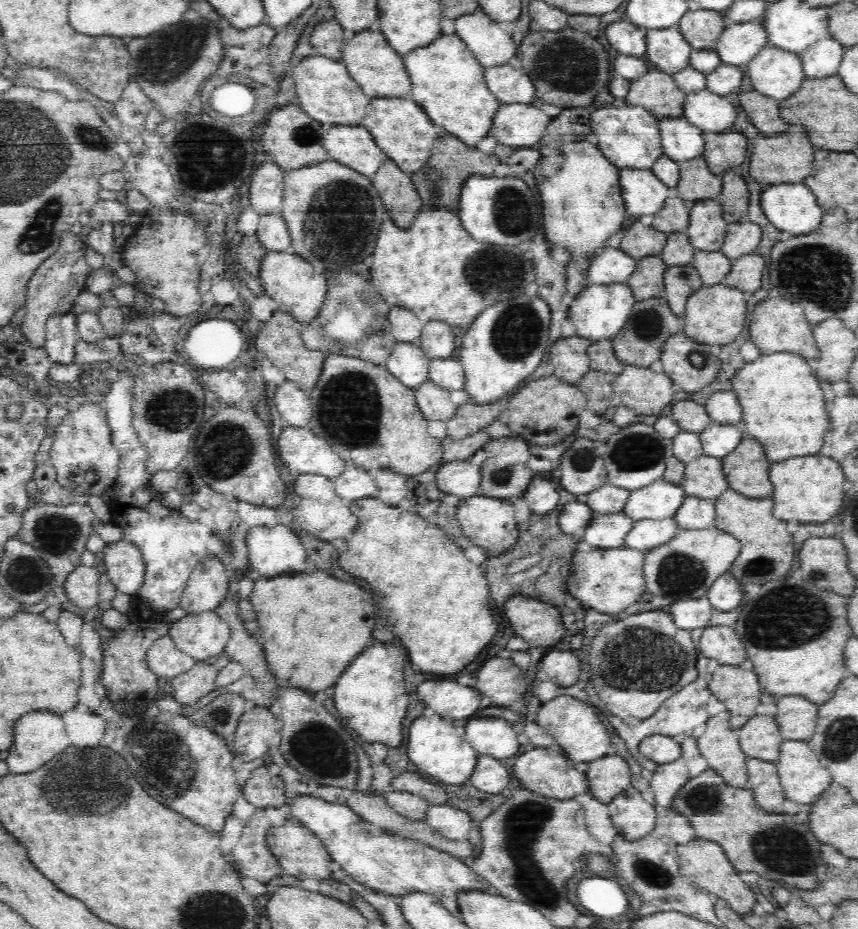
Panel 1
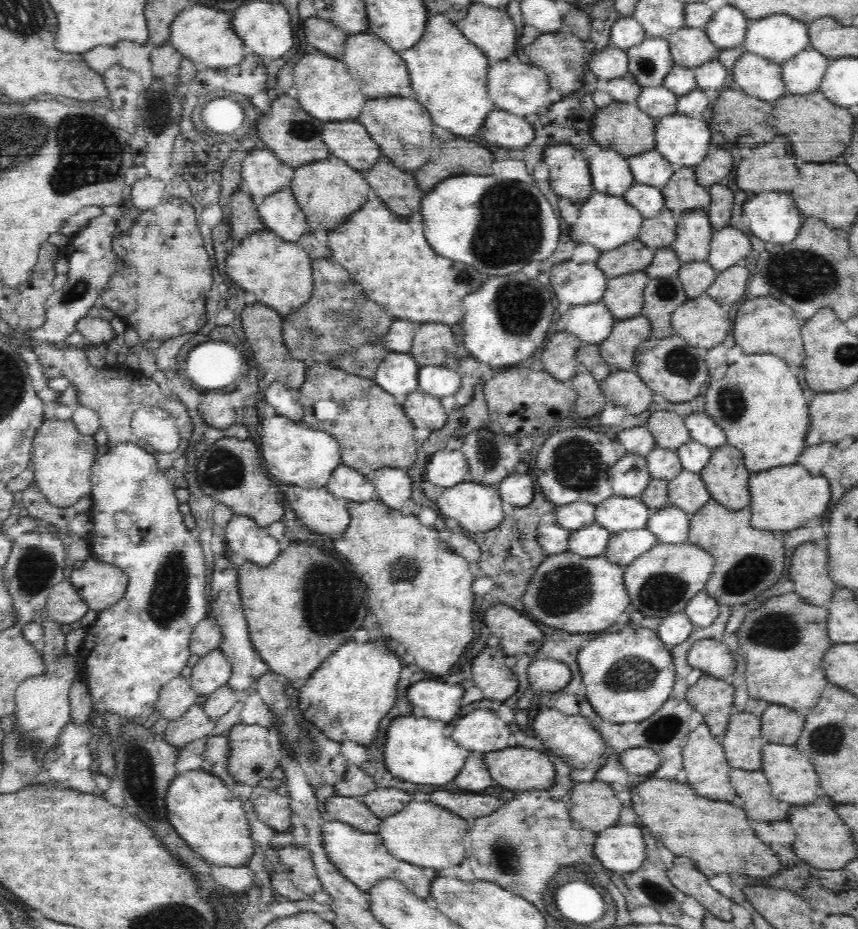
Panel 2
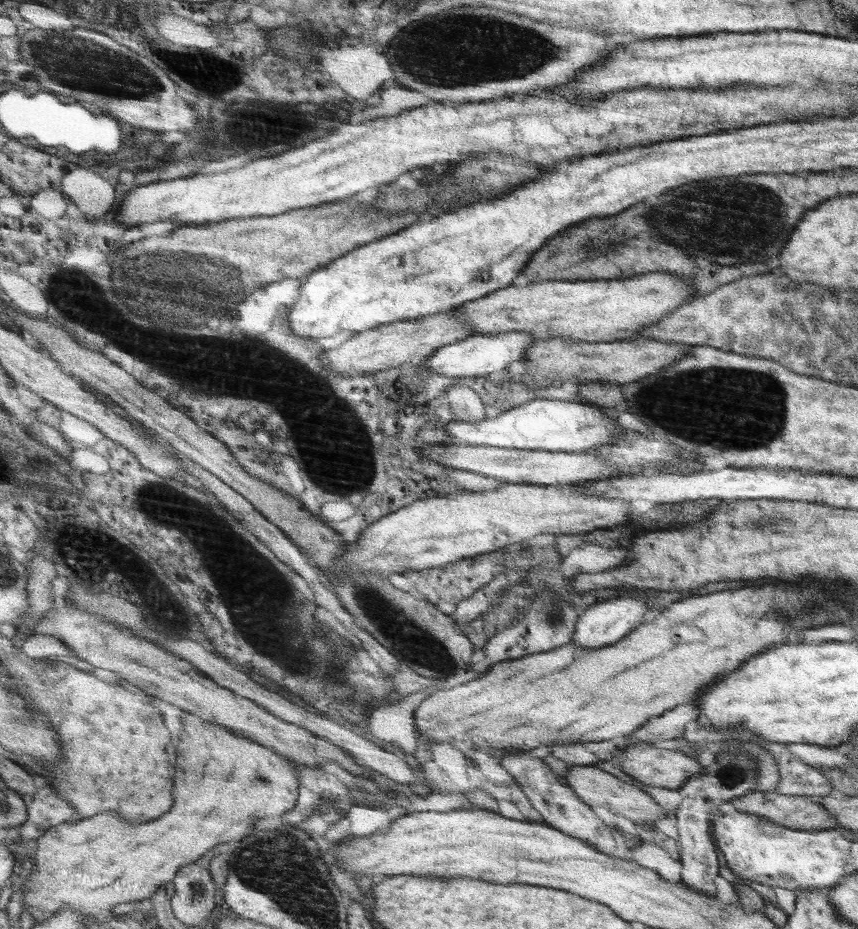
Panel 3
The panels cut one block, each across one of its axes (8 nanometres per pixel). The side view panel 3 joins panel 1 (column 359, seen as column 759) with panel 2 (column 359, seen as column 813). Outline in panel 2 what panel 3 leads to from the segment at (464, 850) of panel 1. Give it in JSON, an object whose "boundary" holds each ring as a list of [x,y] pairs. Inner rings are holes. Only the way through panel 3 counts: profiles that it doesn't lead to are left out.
{"boundary":[[[335,796],[328,798],[328,800],[324,802],[324,808],[328,812],[333,812],[336,816],[336,819],[353,826],[355,829],[360,831],[363,830],[365,833],[379,832],[382,818],[380,818],[378,815],[374,815],[374,813],[370,811],[368,807],[366,807],[366,804],[364,804],[362,799],[359,797]]]}

